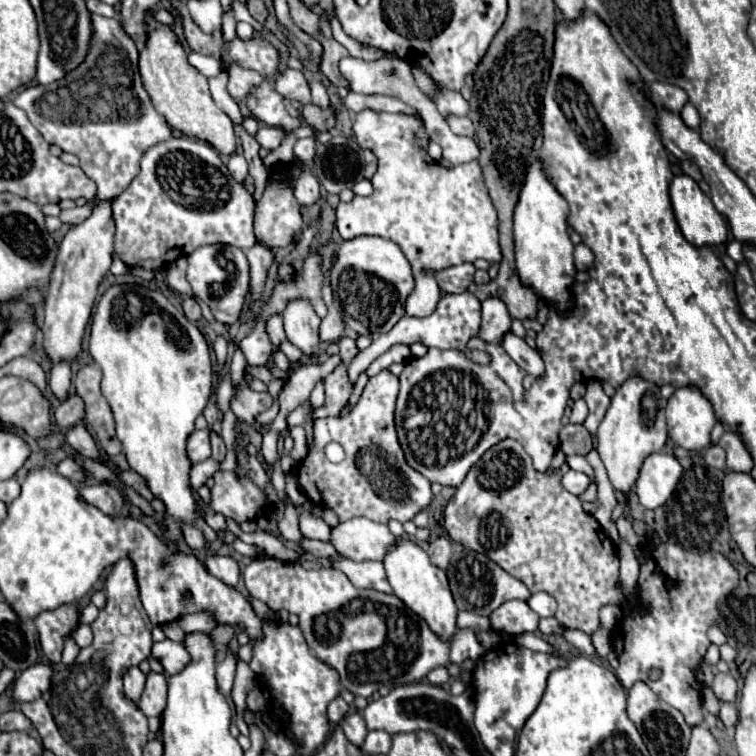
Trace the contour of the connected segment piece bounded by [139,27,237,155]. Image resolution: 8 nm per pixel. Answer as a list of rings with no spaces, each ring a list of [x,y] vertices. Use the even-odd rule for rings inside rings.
[[[159,27],[157,33],[149,33],[145,45],[139,49],[139,72],[155,109],[173,129],[211,143],[219,153],[235,153],[237,137],[231,119],[215,105],[207,79],[189,65],[183,45],[169,27]]]

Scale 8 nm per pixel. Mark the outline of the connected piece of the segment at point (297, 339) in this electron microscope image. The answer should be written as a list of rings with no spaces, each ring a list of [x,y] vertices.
[[[295,299],[287,303],[283,311],[287,339],[297,345],[305,355],[319,351],[319,323],[321,319],[313,311],[307,299]]]

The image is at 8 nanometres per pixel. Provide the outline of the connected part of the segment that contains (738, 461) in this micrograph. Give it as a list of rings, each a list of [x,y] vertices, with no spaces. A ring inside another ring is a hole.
[[[723,433],[719,445],[727,453],[727,471],[735,473],[749,473],[753,469],[753,459],[745,449],[743,441],[735,433]]]

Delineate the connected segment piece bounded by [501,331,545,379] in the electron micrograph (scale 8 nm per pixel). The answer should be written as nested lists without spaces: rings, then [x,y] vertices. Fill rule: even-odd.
[[[511,331],[503,337],[503,349],[509,353],[509,357],[523,369],[523,371],[527,371],[527,375],[529,375],[529,379],[539,379],[539,377],[543,377],[543,369],[545,369],[545,365],[543,365],[543,359],[541,359],[541,355],[535,351],[535,349],[531,349],[521,337],[517,337],[517,335],[513,335]]]

